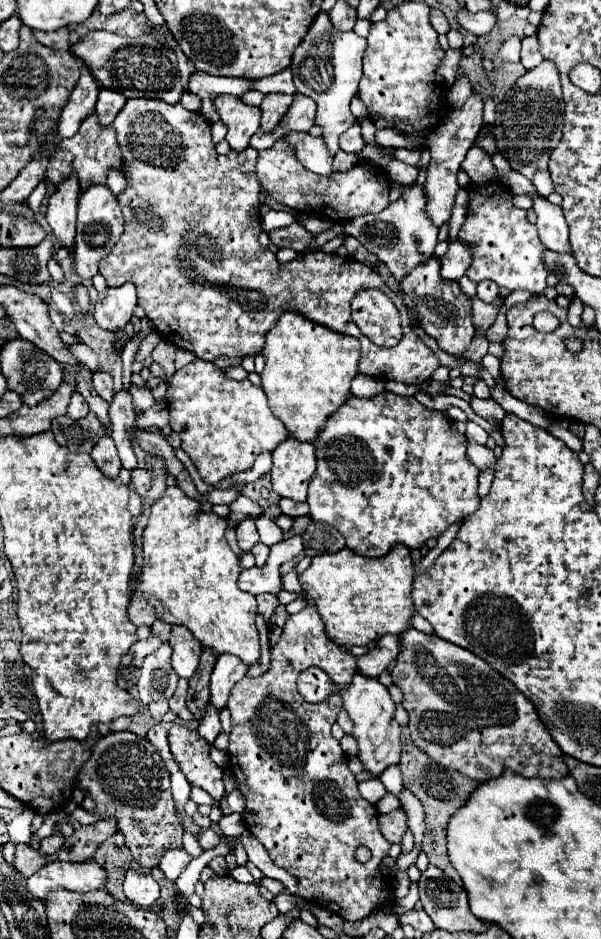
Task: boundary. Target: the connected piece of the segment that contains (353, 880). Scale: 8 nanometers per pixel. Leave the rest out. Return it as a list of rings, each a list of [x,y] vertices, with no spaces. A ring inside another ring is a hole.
[[[313,603],[301,613],[291,615],[285,623],[283,637],[271,647],[271,667],[259,677],[245,675],[233,687],[227,703],[233,721],[233,731],[229,733],[229,763],[239,781],[239,791],[247,799],[243,813],[247,829],[261,841],[271,861],[297,879],[297,895],[337,913],[345,921],[359,921],[371,915],[373,909],[391,901],[389,881],[385,881],[381,873],[381,859],[387,855],[391,843],[381,835],[377,823],[379,813],[375,805],[359,795],[357,779],[347,767],[347,755],[331,735],[331,725],[337,721],[343,707],[341,697],[331,697],[323,703],[307,703],[297,693],[295,681],[299,673],[311,665],[325,669],[325,673],[329,673],[333,681],[341,681],[341,685],[347,685],[357,671],[355,657],[351,653],[341,653],[327,637],[325,623]],[[361,845],[371,851],[367,863],[355,859],[355,851]]]

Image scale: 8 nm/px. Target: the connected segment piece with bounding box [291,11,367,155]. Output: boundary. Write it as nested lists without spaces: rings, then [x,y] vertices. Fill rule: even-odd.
[[[321,11],[309,27],[305,39],[293,53],[291,69],[297,93],[303,93],[317,103],[317,125],[323,127],[325,145],[331,155],[335,155],[335,139],[339,139],[339,133],[357,123],[357,119],[349,111],[349,101],[357,93],[365,47],[367,41],[353,31],[333,33],[333,29],[329,29],[329,15]]]

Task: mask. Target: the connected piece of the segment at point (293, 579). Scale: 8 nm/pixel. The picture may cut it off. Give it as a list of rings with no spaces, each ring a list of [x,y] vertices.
[[[295,569],[289,571],[287,575],[283,575],[281,581],[283,581],[283,589],[287,589],[287,591],[303,591],[303,587],[301,587],[301,583],[299,583],[299,579],[297,579]]]

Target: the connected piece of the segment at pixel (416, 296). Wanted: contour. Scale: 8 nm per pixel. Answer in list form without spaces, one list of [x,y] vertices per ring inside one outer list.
[[[431,255],[427,257],[427,261],[413,267],[413,271],[401,279],[401,287],[403,287],[403,293],[415,303],[423,331],[431,335],[433,339],[437,339],[437,343],[447,353],[463,355],[463,351],[469,347],[475,333],[473,315],[469,317],[469,321],[461,321],[461,329],[457,329],[457,289],[461,287],[457,281],[443,279],[439,271],[441,271],[441,263],[435,255]]]

